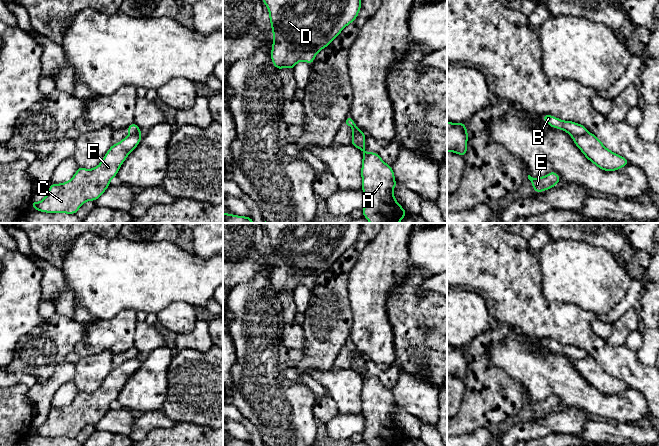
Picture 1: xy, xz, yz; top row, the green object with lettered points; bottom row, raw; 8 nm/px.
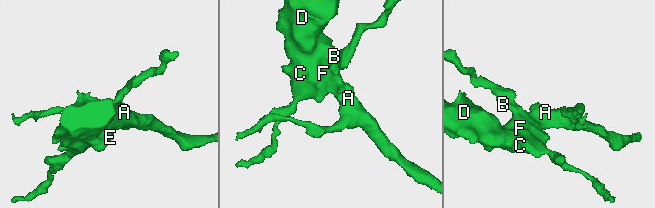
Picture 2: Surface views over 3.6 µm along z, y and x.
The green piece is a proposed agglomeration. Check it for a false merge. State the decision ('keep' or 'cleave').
cleave

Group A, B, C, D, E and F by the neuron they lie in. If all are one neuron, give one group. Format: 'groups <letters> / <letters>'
groups A C D E F / B

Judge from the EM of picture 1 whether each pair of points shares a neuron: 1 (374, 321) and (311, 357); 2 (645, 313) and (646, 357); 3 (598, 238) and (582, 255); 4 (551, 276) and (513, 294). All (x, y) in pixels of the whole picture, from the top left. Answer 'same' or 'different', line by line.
1: different
2: same
3: different
4: different

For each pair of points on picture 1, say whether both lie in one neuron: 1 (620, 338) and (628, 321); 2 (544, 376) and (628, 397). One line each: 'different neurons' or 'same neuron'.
1: same neuron
2: same neuron

